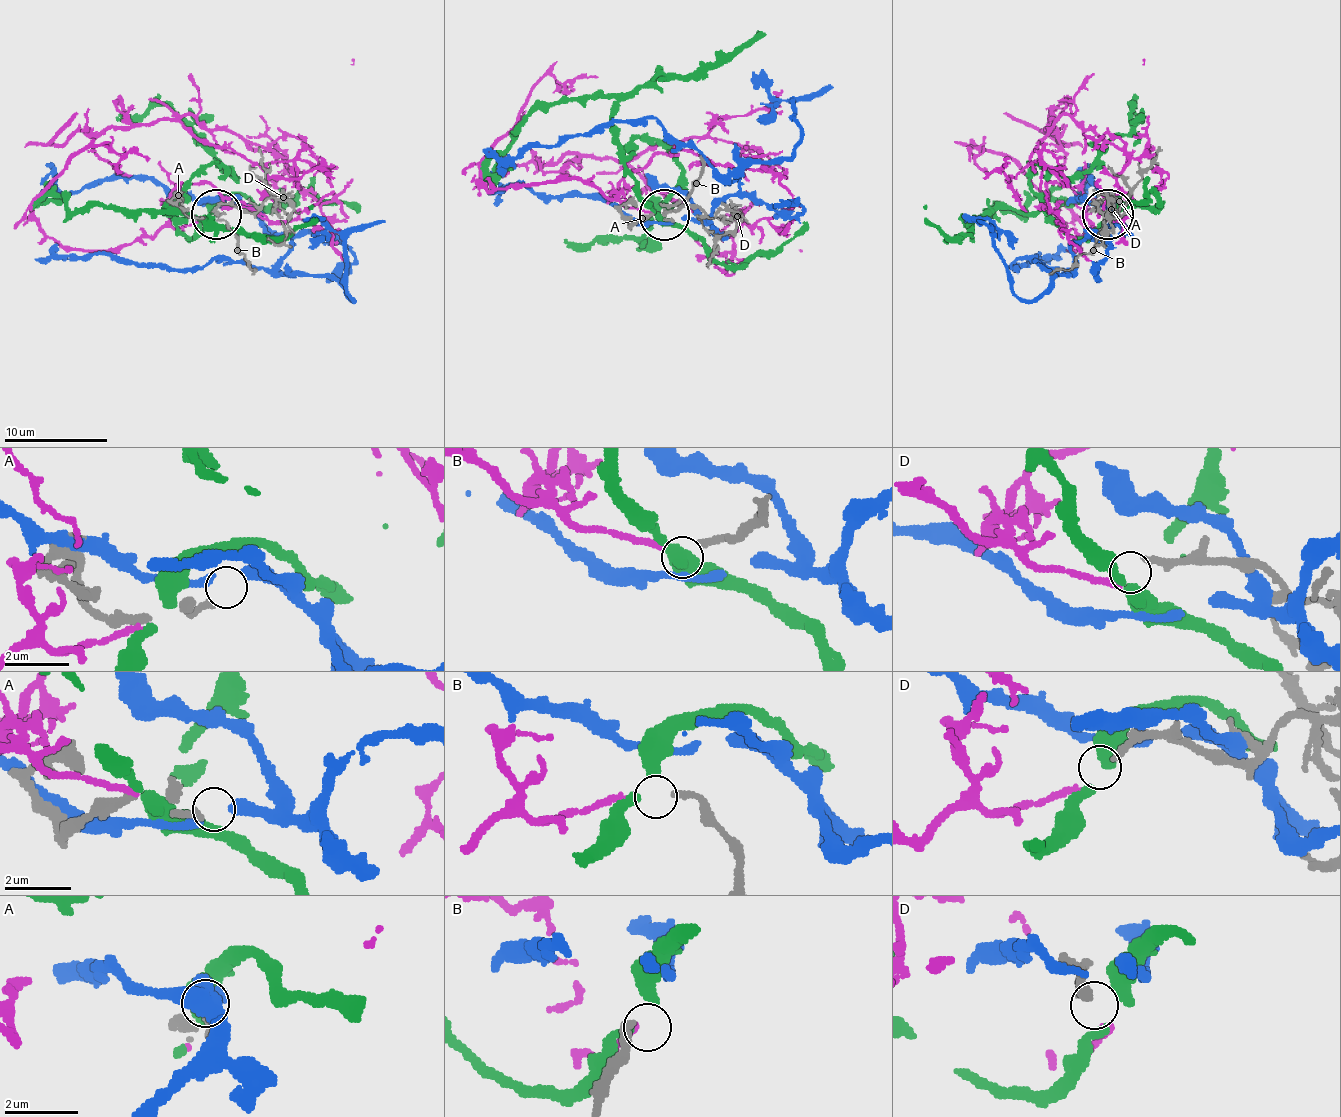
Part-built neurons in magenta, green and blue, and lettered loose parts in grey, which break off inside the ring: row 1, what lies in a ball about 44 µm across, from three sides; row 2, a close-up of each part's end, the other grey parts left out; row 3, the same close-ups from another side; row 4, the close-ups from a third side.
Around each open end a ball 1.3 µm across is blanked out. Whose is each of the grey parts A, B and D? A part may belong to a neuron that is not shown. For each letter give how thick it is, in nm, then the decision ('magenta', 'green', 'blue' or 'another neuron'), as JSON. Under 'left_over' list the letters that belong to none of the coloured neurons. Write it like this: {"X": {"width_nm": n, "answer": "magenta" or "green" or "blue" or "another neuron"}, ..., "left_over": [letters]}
{"A": {"width_nm": 200, "answer": "another neuron"}, "B": {"width_nm": 200, "answer": "another neuron"}, "D": {"width_nm": 200, "answer": "magenta"}, "left_over": ["A", "B"]}

